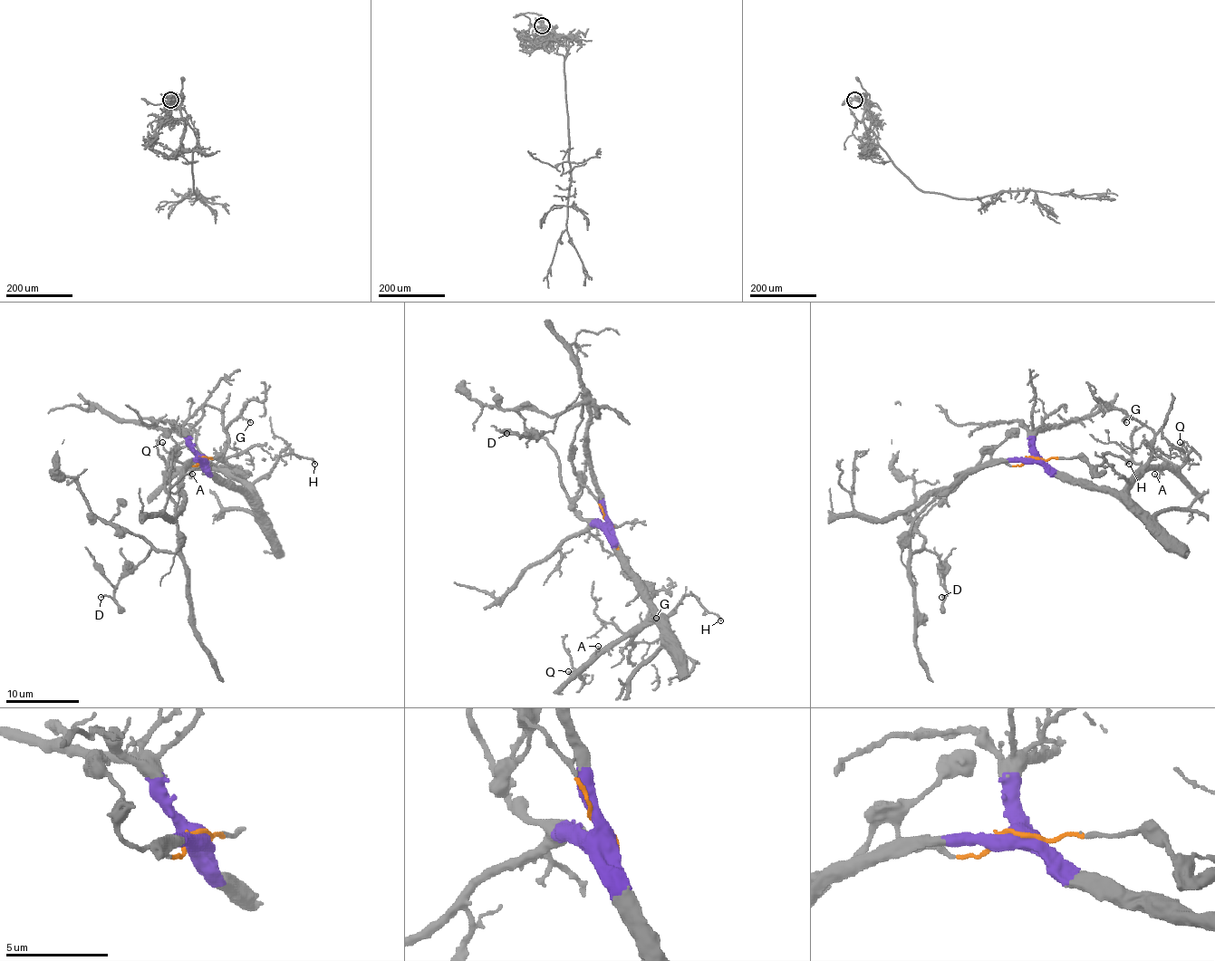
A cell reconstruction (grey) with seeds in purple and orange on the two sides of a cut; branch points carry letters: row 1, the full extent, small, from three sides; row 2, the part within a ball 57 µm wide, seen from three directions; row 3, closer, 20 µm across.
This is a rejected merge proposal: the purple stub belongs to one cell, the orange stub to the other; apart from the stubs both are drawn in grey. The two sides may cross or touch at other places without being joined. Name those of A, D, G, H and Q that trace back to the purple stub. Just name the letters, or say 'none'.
A, G, H, Q

